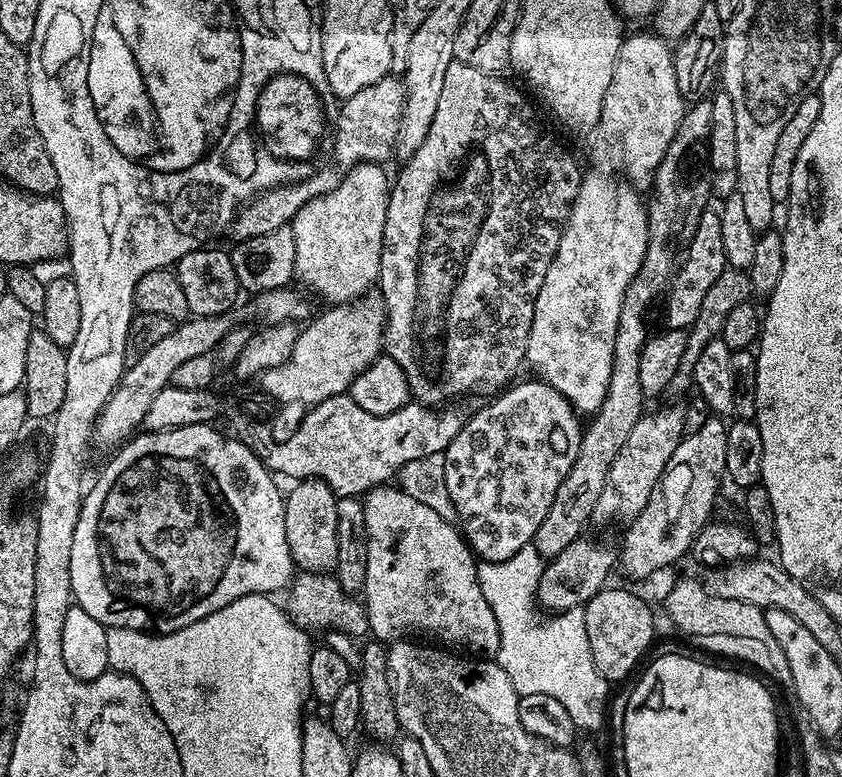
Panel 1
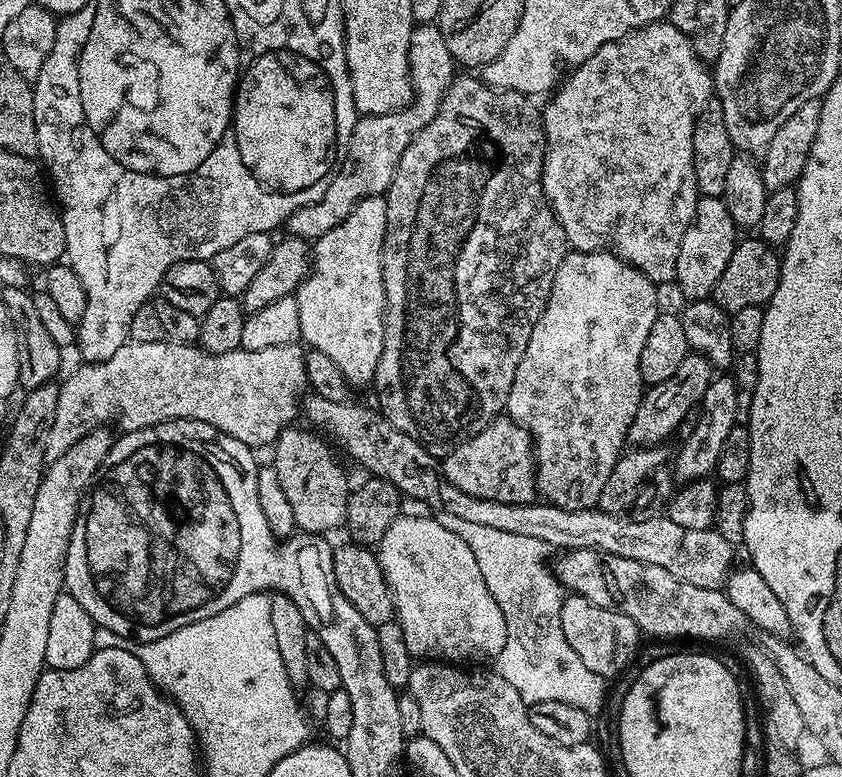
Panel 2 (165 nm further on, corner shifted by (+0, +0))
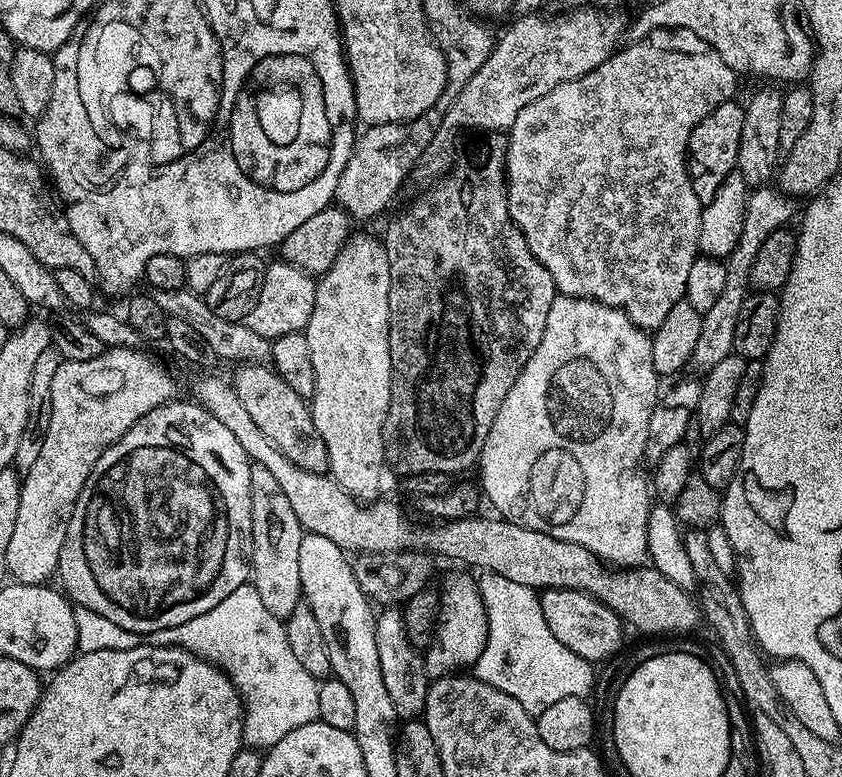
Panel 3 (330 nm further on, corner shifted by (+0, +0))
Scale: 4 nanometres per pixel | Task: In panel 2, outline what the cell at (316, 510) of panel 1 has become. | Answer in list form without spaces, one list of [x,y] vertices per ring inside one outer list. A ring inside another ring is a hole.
[[[289,426],[280,431],[274,445],[276,457],[270,460],[270,464],[278,472],[282,491],[294,512],[295,527],[300,532],[313,532],[316,536],[332,532],[335,528],[343,529],[350,493],[348,476],[344,473],[343,466],[336,461],[335,454],[328,446],[329,441],[323,435],[307,427],[296,427]]]

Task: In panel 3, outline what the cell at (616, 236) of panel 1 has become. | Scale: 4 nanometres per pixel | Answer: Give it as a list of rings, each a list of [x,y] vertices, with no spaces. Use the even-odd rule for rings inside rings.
[[[557,295],[555,302],[550,306],[550,314],[546,314],[546,330],[542,330],[542,342],[538,342],[534,354],[530,354],[514,386],[510,386],[510,394],[506,394],[506,402],[502,402],[502,410],[498,410],[498,418],[494,418],[486,434],[486,442],[480,451],[478,488],[483,499],[485,501],[488,499],[492,503],[492,508],[496,511],[493,513],[526,530],[541,532],[550,538],[568,542],[574,546],[582,546],[605,565],[617,564],[617,569],[620,570],[641,567],[649,559],[647,522],[654,504],[650,499],[649,481],[645,477],[643,480],[636,473],[636,467],[644,460],[644,447],[650,430],[650,414],[654,414],[654,406],[658,399],[656,383],[658,383],[658,377],[652,361],[649,335],[637,328],[624,312],[618,308],[600,304],[596,300],[579,300],[573,296]]]

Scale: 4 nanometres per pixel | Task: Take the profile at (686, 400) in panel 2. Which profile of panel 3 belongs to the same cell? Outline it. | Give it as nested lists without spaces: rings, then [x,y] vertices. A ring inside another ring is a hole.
[[[776,186],[757,188],[749,195],[746,218],[742,226],[742,238],[738,238],[738,246],[726,258],[726,283],[722,286],[722,294],[718,294],[714,306],[703,313],[702,334],[698,334],[698,343],[694,346],[691,363],[707,370],[718,366],[722,358],[733,355],[734,330],[738,327],[738,314],[742,310],[742,302],[750,295],[750,266],[754,266],[754,258],[758,258],[758,250],[762,250],[762,242],[772,232],[785,227],[788,219],[795,214],[793,197]]]

